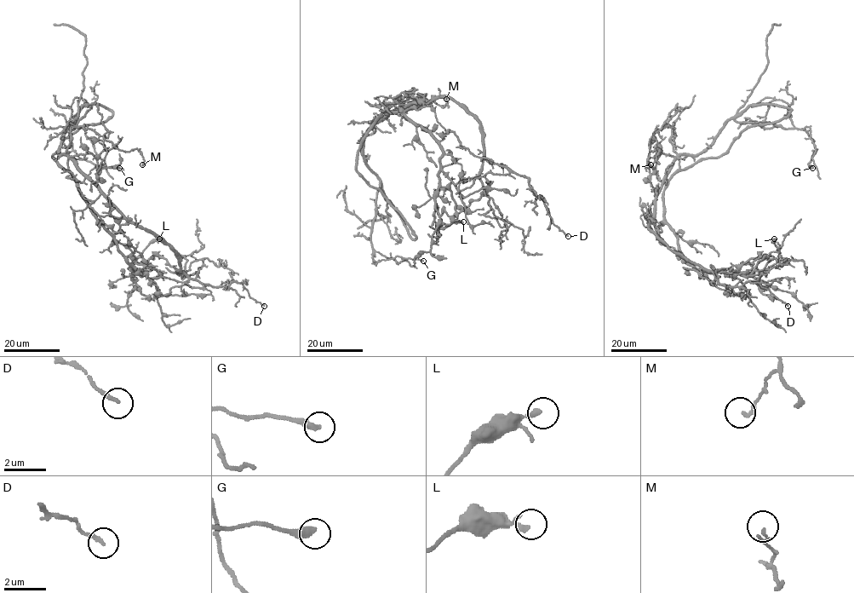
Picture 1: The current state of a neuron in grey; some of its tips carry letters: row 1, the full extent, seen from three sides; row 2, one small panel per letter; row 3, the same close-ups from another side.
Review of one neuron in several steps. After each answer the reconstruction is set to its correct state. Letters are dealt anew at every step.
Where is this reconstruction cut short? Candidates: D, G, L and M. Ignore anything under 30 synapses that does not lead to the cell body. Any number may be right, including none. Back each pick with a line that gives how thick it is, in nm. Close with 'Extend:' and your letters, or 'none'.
Extend: none

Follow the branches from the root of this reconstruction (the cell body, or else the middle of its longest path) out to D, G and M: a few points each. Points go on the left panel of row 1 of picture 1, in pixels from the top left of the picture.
D: (106, 197), (128, 219), (157, 234), (177, 254), (187, 276), (213, 286), (241, 282), (264, 306)
G: (106, 197), (60, 154), (61, 137), (77, 119), (69, 124), (80, 158), (119, 168)
M: (106, 197), (67, 154), (72, 126), (92, 129), (121, 150), (137, 148), (144, 160), (142, 164)

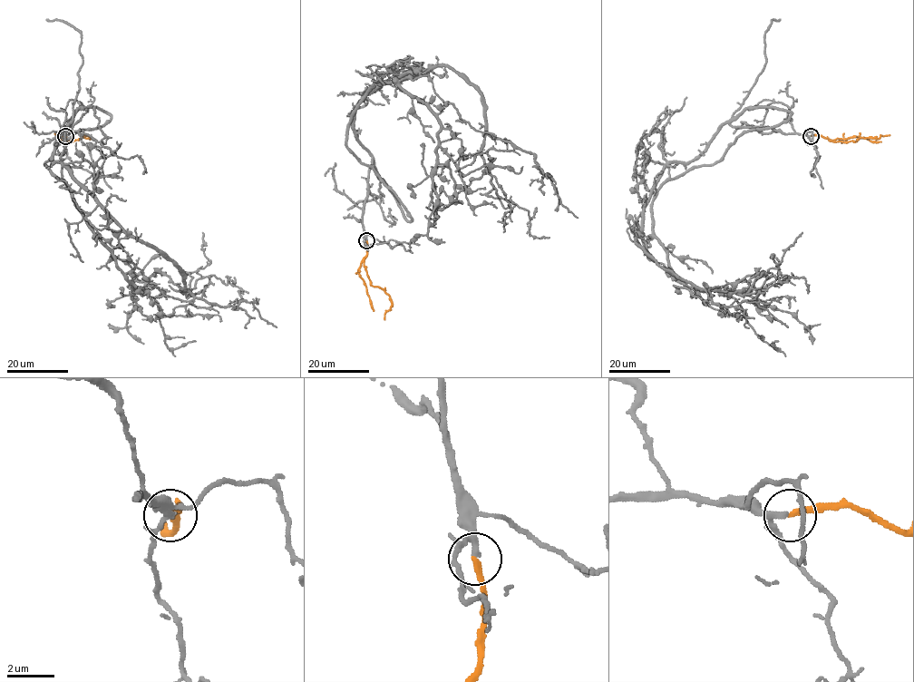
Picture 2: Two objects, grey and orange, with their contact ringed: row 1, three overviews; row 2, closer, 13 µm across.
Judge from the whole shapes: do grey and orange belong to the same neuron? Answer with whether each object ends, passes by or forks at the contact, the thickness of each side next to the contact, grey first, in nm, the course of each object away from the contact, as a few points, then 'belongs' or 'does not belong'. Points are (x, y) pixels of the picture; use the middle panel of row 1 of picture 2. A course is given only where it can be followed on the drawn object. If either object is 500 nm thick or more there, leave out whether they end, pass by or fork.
grey passes by; orange ends; calibres 200 and 260 nm; course grey (366, 240), (372, 155), (355, 107), (435, 66), (481, 95), (492, 185), (528, 211), (529, 235), (549, 237); course orange (366, 240), (367, 250), (364, 262), (367, 276), (373, 286), (380, 287), (389, 296), (392, 303), (384, 319); belongs

